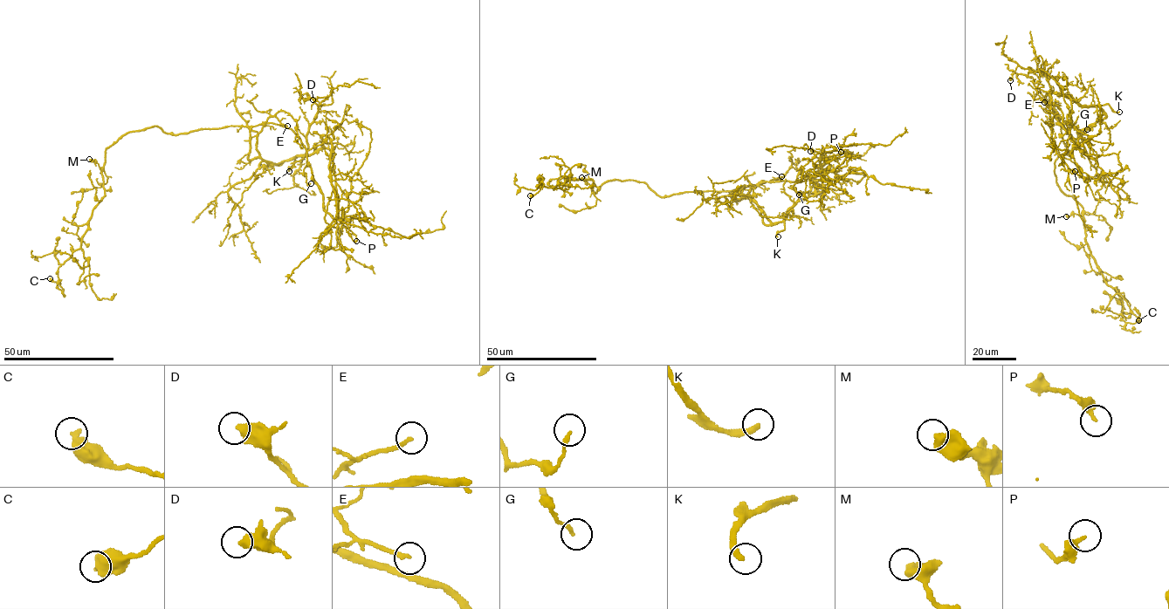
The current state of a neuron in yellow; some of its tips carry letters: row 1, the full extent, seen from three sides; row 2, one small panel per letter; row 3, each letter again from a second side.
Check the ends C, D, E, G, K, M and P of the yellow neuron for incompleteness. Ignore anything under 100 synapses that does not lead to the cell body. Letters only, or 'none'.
K

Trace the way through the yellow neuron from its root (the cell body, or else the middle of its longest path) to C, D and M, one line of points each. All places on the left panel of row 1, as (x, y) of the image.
C: (244, 126), (120, 136), (105, 149), (105, 196), (81, 245), (58, 268), (60, 283), (50, 278)
D: (244, 126), (257, 133), (262, 160), (274, 165), (304, 155), (309, 127), (327, 96), (312, 99)
M: (244, 126), (198, 129), (176, 134), (165, 133), (155, 126), (130, 131), (106, 148), (103, 168), (89, 159)

